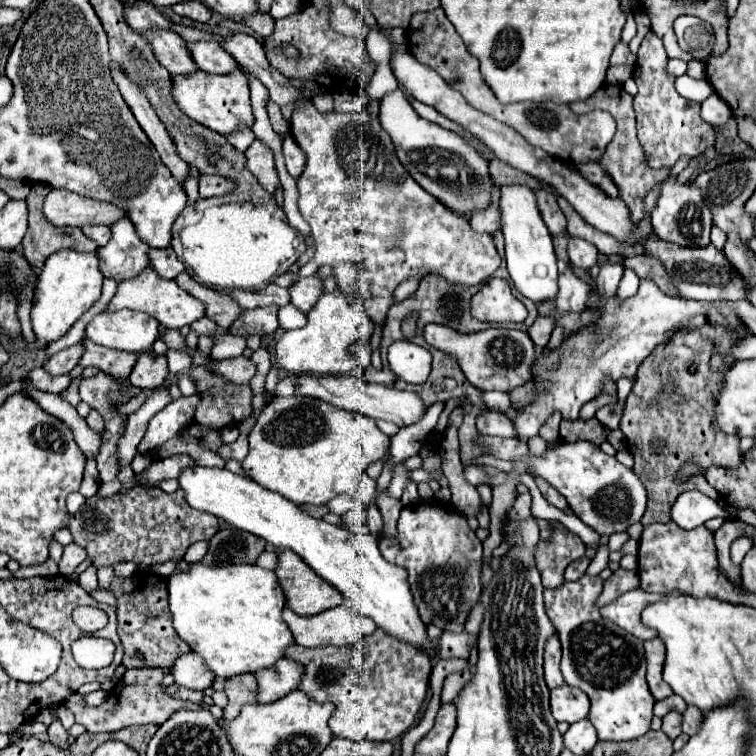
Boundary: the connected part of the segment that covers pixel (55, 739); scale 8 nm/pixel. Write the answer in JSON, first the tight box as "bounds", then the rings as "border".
{"bounds":[47,704,69,746],"border":[[[55,704],[55,706],[49,706],[49,712],[51,712],[51,716],[53,716],[53,722],[51,722],[47,734],[49,734],[49,740],[51,740],[53,744],[57,744],[57,746],[67,746],[67,744],[69,744],[69,742],[67,742],[67,734],[65,734],[63,724],[59,722],[57,708],[59,708],[57,704]]]}

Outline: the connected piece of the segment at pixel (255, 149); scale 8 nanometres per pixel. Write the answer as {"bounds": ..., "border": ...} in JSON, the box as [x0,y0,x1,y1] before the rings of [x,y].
{"bounds":[245,140,279,194],"border":[[[255,140],[245,154],[247,154],[245,168],[257,178],[266,191],[273,194],[275,188],[279,186],[279,176],[273,164],[273,152],[267,146],[263,146],[263,142]]]}

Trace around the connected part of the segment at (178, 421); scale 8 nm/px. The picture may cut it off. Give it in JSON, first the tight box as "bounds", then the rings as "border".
{"bounds":[139,396,199,454],"border":[[[181,396],[173,402],[169,402],[161,412],[157,412],[147,426],[147,432],[143,436],[143,440],[139,442],[139,452],[147,454],[149,450],[153,450],[155,446],[161,446],[165,440],[177,436],[183,428],[187,428],[187,424],[193,420],[193,412],[195,406],[199,402],[199,396]]]}

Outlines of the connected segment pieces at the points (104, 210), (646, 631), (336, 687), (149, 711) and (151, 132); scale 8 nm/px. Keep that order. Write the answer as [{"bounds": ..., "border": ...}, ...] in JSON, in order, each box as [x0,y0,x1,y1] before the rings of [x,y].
[{"bounds":[43,190,125,226],"border":[[[51,190],[43,202],[43,216],[55,226],[85,226],[85,224],[107,224],[125,214],[121,208],[103,204],[69,190]]]},{"bounds":[601,588,663,640],"border":[[[635,588],[635,590],[629,590],[629,592],[621,594],[613,604],[603,606],[601,616],[611,620],[613,624],[617,624],[619,628],[633,634],[639,640],[651,640],[651,638],[657,636],[657,632],[653,632],[651,628],[645,628],[641,624],[639,616],[641,616],[641,610],[645,606],[649,606],[651,602],[657,602],[661,598],[663,598],[663,594],[653,596],[653,594],[649,594],[641,588]]]},{"bounds":[285,628,431,740],"border":[[[377,628],[371,636],[365,636],[359,644],[349,646],[317,646],[303,648],[299,644],[291,644],[285,650],[285,658],[295,660],[303,666],[303,676],[299,680],[299,690],[305,692],[311,700],[325,704],[331,702],[335,706],[333,716],[329,718],[329,728],[333,736],[347,740],[393,740],[403,736],[417,720],[421,704],[427,696],[427,682],[431,674],[431,660],[413,648],[407,642],[401,642],[381,628]]]},{"bounds":[65,668,193,734],"border":[[[131,668],[123,674],[123,678],[111,690],[109,698],[115,700],[117,704],[103,702],[99,708],[93,710],[83,702],[83,696],[71,694],[65,700],[65,706],[69,710],[73,710],[75,722],[83,724],[87,728],[87,732],[93,732],[93,734],[97,734],[97,732],[117,732],[117,730],[123,730],[123,728],[135,726],[135,724],[149,724],[149,722],[163,724],[177,710],[193,708],[193,704],[189,704],[189,702],[173,700],[167,694],[163,694],[163,688],[161,688],[163,676],[165,676],[165,670],[161,670],[161,668]]]},{"bounds":[111,66,191,182],"border":[[[113,66],[111,72],[113,72],[113,80],[115,80],[115,84],[117,84],[117,88],[119,88],[123,100],[125,100],[127,106],[131,108],[131,112],[133,112],[133,116],[137,118],[141,130],[147,134],[147,138],[151,140],[151,144],[153,144],[155,150],[159,152],[163,164],[171,170],[171,174],[177,178],[177,182],[183,182],[185,176],[187,176],[187,172],[189,172],[191,168],[189,168],[189,164],[185,164],[185,162],[177,156],[177,152],[175,152],[175,148],[173,148],[173,142],[169,140],[169,134],[165,132],[165,126],[161,124],[161,120],[159,120],[157,114],[153,112],[149,100],[145,98],[145,94],[141,92],[141,88],[137,88],[137,86],[121,72],[121,68]]]}]

